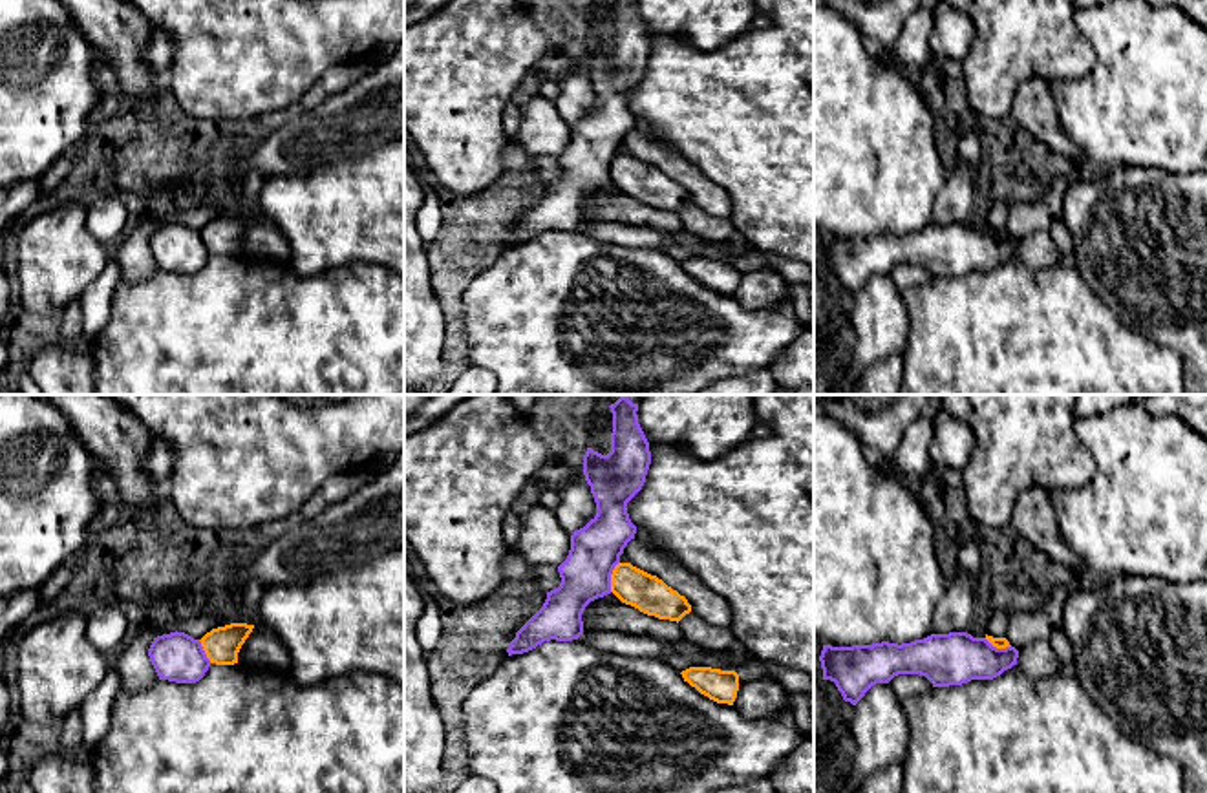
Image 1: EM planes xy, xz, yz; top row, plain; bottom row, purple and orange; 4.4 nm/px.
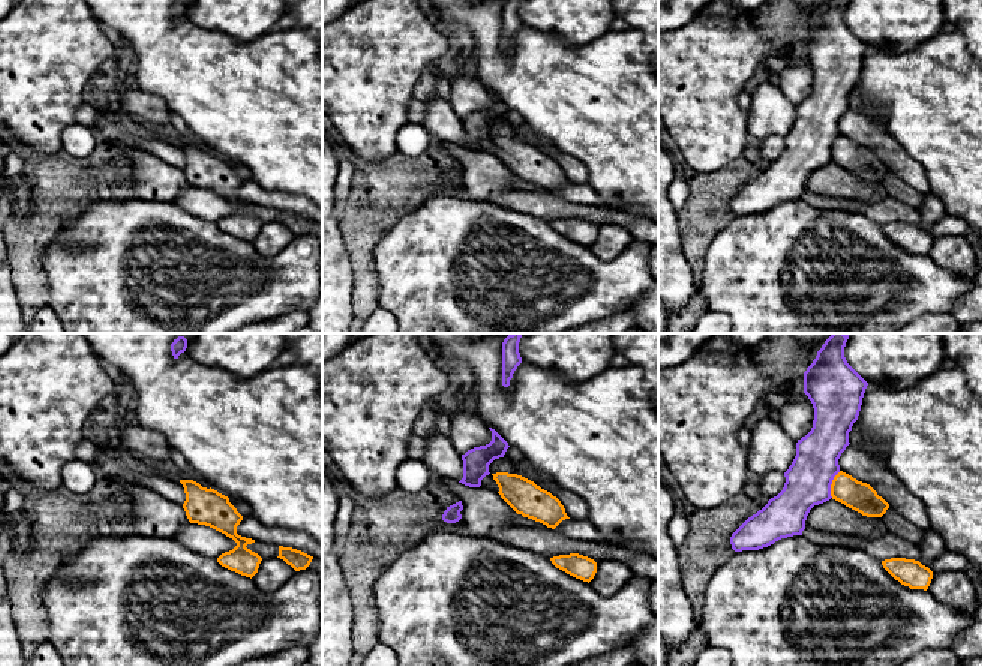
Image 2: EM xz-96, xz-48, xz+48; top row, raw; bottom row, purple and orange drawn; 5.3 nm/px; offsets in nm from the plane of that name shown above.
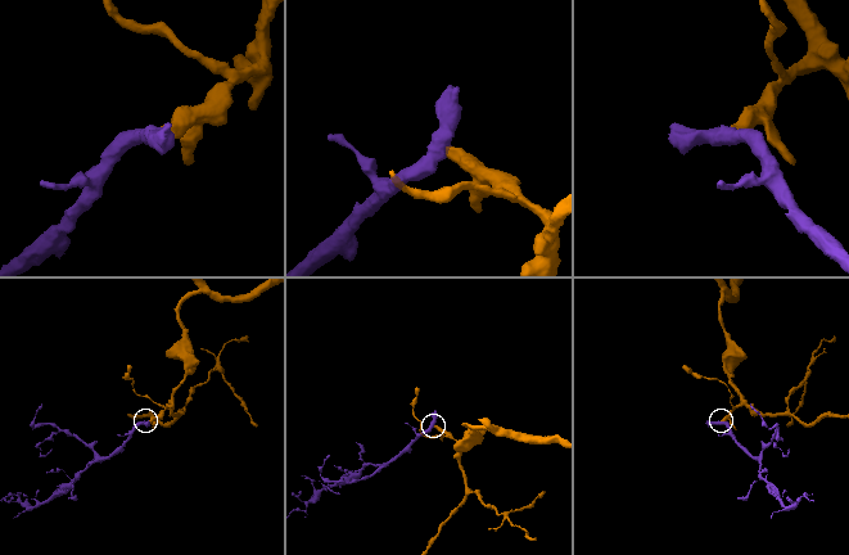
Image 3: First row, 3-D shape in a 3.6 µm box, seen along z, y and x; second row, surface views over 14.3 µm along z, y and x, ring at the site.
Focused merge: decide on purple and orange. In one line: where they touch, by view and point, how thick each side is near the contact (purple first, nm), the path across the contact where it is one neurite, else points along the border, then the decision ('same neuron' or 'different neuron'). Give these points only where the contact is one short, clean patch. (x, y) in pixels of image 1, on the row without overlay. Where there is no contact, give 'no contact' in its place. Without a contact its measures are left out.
meets purple in xz at (609, 167); 220 nm thick on the purple side, 160 nm on the other; border along xz (619, 152), (611, 165), (609, 181); different neuron

